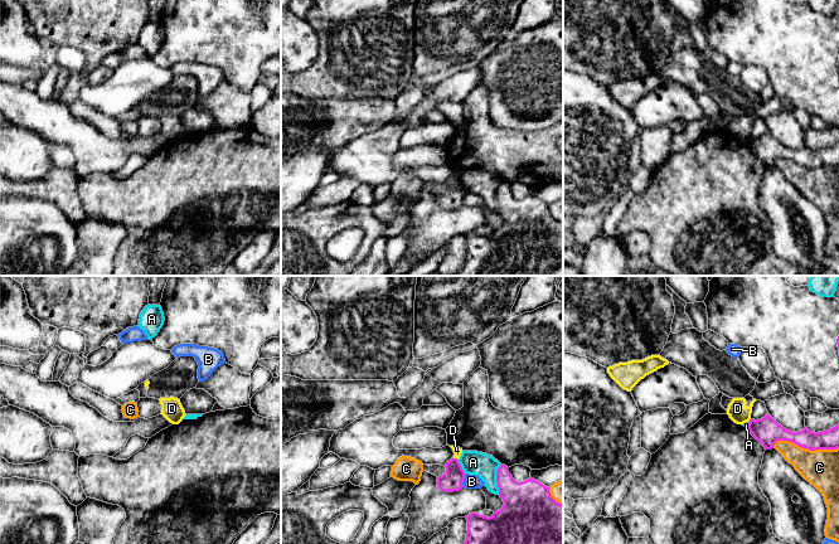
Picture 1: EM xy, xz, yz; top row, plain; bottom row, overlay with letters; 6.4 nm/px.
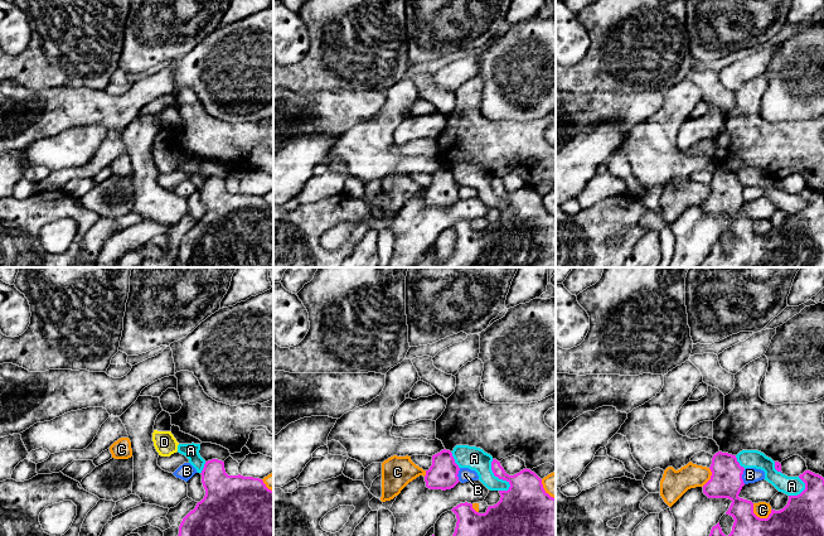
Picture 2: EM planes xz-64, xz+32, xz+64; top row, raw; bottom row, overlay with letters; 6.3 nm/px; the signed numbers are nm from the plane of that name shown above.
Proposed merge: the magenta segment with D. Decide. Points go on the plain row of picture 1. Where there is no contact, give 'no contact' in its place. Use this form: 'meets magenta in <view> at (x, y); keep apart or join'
meets magenta in xz at (456, 176); keep apart

